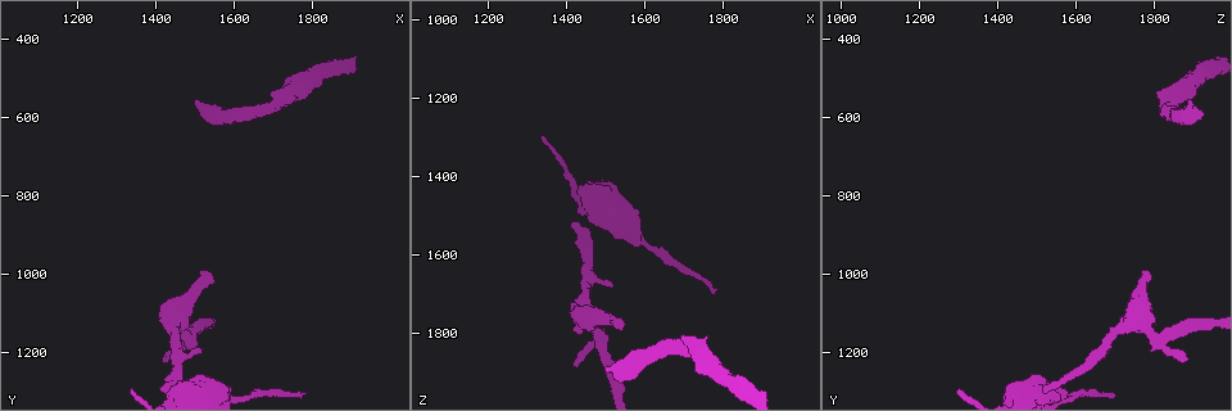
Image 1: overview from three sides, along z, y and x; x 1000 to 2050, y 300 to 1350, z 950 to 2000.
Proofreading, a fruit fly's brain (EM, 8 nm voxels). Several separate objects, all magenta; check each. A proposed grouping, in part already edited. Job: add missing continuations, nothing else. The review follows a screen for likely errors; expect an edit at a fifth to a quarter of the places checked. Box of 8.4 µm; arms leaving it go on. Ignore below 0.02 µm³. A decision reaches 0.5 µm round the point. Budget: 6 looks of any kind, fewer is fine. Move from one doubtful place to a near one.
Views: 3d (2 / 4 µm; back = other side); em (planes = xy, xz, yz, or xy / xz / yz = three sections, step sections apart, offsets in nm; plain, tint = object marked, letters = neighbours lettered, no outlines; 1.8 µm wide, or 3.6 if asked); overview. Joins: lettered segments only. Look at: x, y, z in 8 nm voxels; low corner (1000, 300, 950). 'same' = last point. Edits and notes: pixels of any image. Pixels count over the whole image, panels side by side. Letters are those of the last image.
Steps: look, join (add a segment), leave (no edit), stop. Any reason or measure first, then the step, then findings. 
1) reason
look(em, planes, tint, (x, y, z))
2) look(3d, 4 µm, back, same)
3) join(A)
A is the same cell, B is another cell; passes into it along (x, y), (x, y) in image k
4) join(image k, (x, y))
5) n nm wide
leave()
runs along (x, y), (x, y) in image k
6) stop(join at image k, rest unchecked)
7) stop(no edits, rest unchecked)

an open end
look(3d, 4 µm, (1520, 1185, 1675))

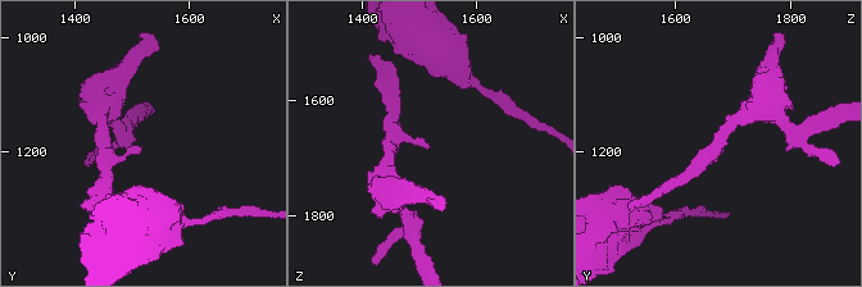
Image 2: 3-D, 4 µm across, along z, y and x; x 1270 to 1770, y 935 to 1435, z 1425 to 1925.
look(em, xz, step 16, letters, (1520, 1185, 1680))

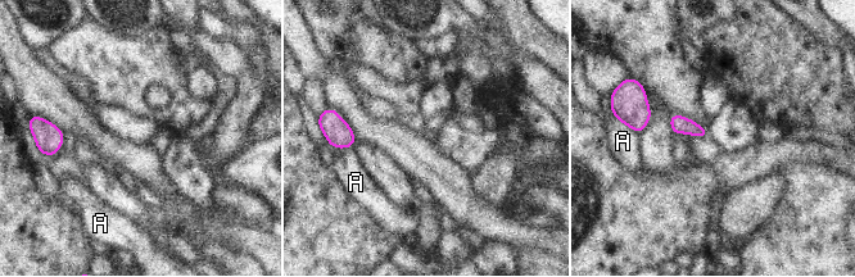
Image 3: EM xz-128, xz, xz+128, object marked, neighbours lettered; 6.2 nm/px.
look(em, planes, letters, same)

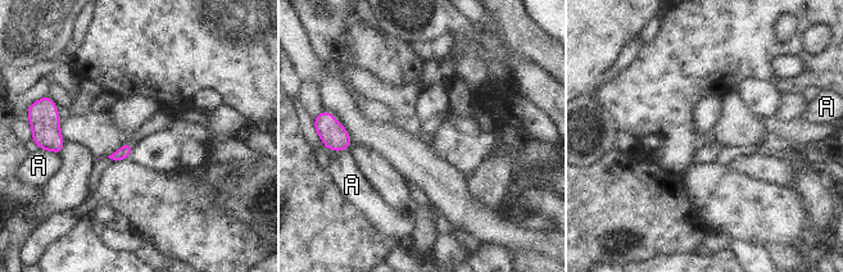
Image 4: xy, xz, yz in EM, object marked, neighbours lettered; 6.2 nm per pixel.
leave()
A is another cell; border along (46, 149), (53, 150), (59, 157) in image 4; no lettered segment goes on from it

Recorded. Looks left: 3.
an open end
look(em, planes, letters, (1425, 1220, 1895))

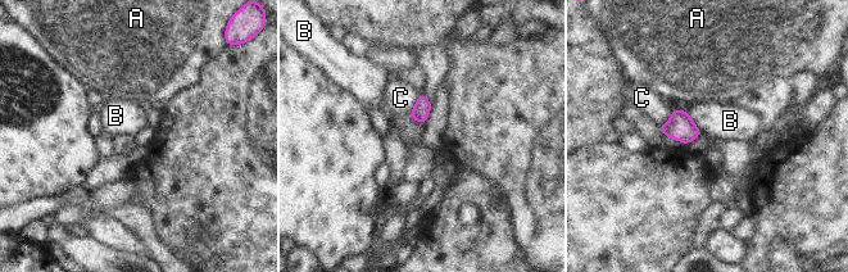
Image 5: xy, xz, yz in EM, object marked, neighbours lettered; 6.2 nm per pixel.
leave()
A, B and C are other cells; border along (684, 110), (702, 130) in image 5; no lettered segment goes on from it

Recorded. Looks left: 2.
an open end
look(em, planes, letters, (1525, 990, 1790))

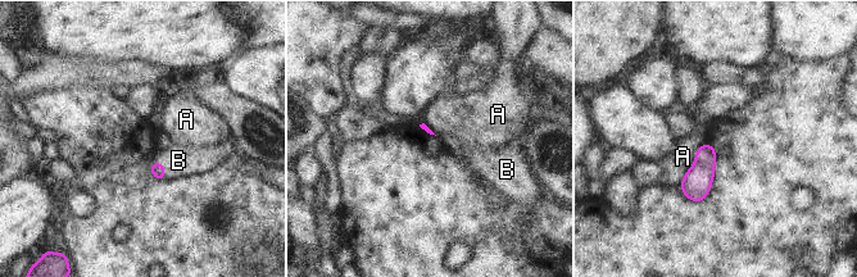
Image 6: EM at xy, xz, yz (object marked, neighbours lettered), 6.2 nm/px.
join(B)
B is the same cell, A is another cell; the neuron continues

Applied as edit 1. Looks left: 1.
stop(join at image 6, rest unchecked)

